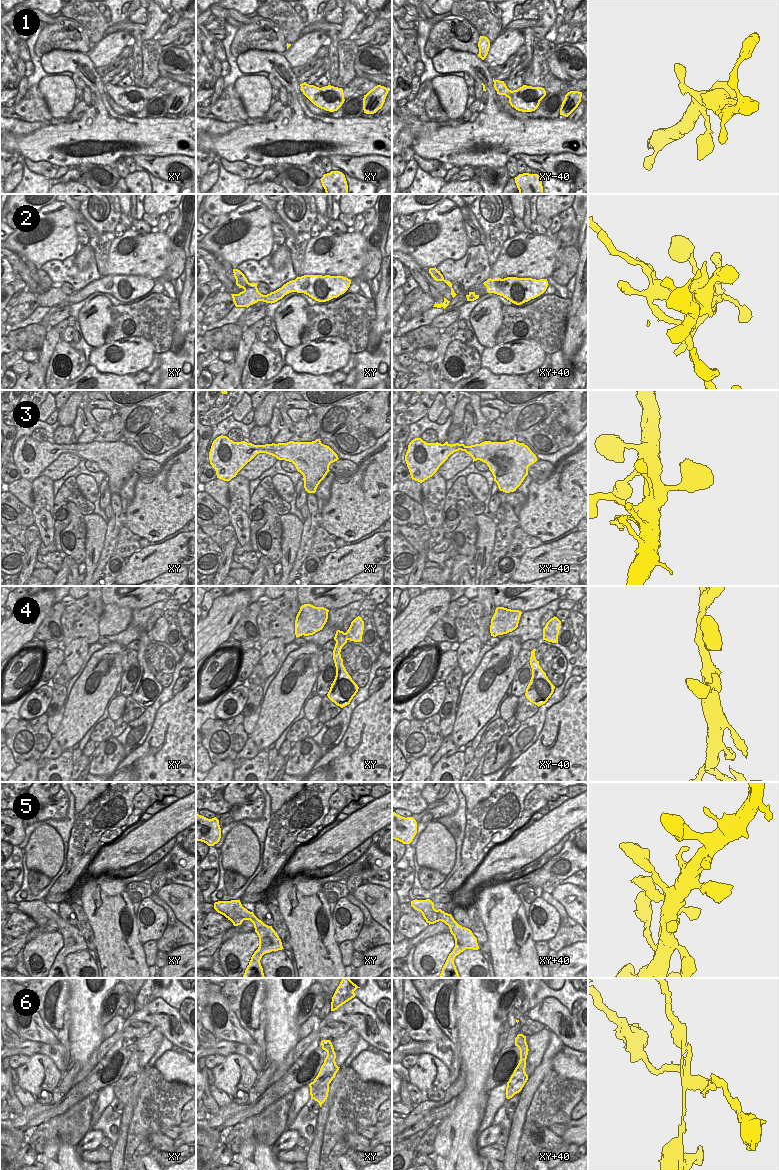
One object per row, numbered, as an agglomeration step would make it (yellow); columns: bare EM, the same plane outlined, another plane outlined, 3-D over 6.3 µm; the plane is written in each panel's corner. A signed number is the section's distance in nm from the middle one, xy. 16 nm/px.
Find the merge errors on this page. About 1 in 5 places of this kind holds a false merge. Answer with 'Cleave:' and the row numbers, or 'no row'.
Cleave: 2, 6

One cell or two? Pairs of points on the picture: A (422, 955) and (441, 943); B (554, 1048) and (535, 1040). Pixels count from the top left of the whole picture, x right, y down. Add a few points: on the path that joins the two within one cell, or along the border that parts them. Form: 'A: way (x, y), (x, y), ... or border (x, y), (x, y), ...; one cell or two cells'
A: way (427, 954), (430, 954), (436, 948); one cell
B: border (550, 1031), (548, 1045), (540, 1061); two cells

